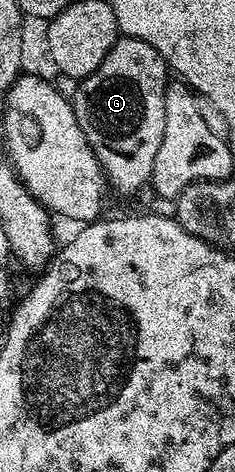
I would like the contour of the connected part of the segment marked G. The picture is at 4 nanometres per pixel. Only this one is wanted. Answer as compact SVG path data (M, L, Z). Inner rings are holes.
M120 35L109 50L105 62L93 70L93 74L83 77L74 85L75 97L70 97L71 109L75 111L75 126L81 130L84 140L89 142L91 153L99 159L108 185L119 192L135 192L151 178L153 158L161 147L161 134L165 134L165 90L169 79L167 64L149 46L132 36Z

